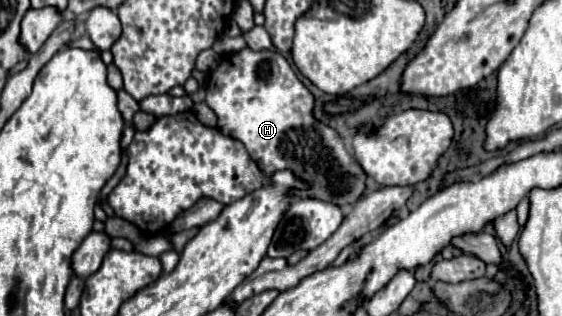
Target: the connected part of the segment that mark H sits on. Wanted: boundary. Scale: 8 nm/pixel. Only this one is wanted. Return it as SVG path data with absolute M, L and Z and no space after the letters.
M246 48L222 58L216 72L208 74L206 104L218 116L218 130L240 140L262 172L272 174L290 168L312 186L302 192L296 190L296 196L310 196L348 208L364 194L366 174L346 152L338 134L314 120L314 96L274 48L262 52Z

